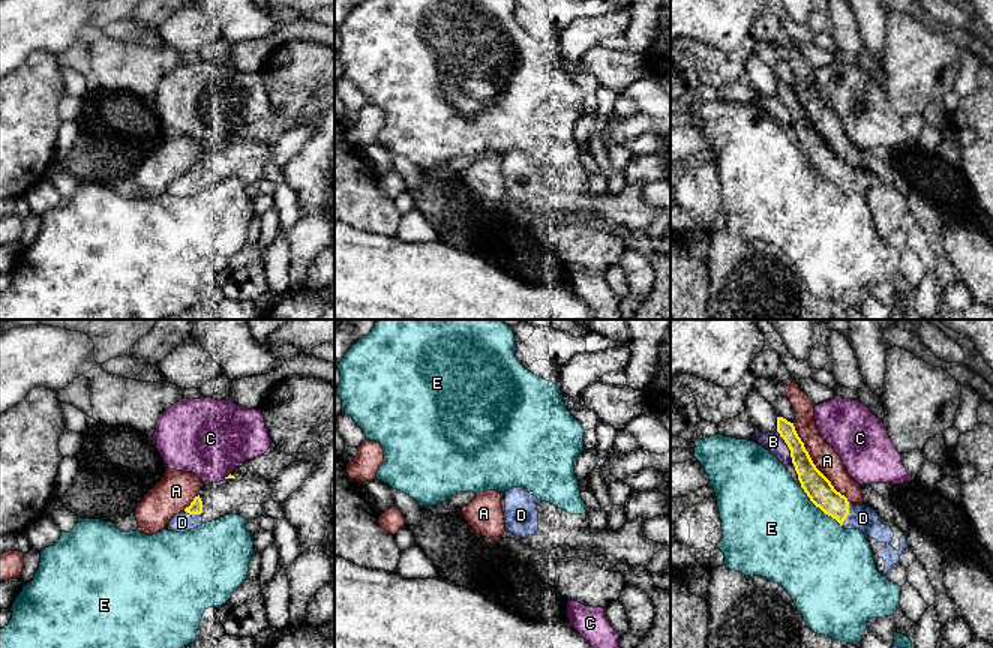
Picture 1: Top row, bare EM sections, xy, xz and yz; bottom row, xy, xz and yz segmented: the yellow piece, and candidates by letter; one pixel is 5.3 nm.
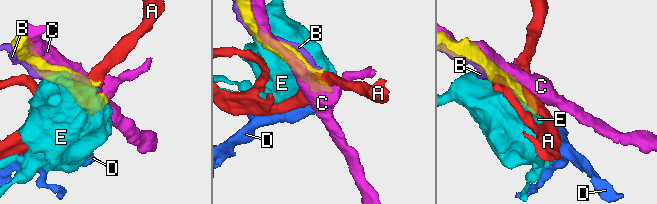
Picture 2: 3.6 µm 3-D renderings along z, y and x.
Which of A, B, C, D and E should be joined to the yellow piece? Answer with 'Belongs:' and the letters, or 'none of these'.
Belongs: D

